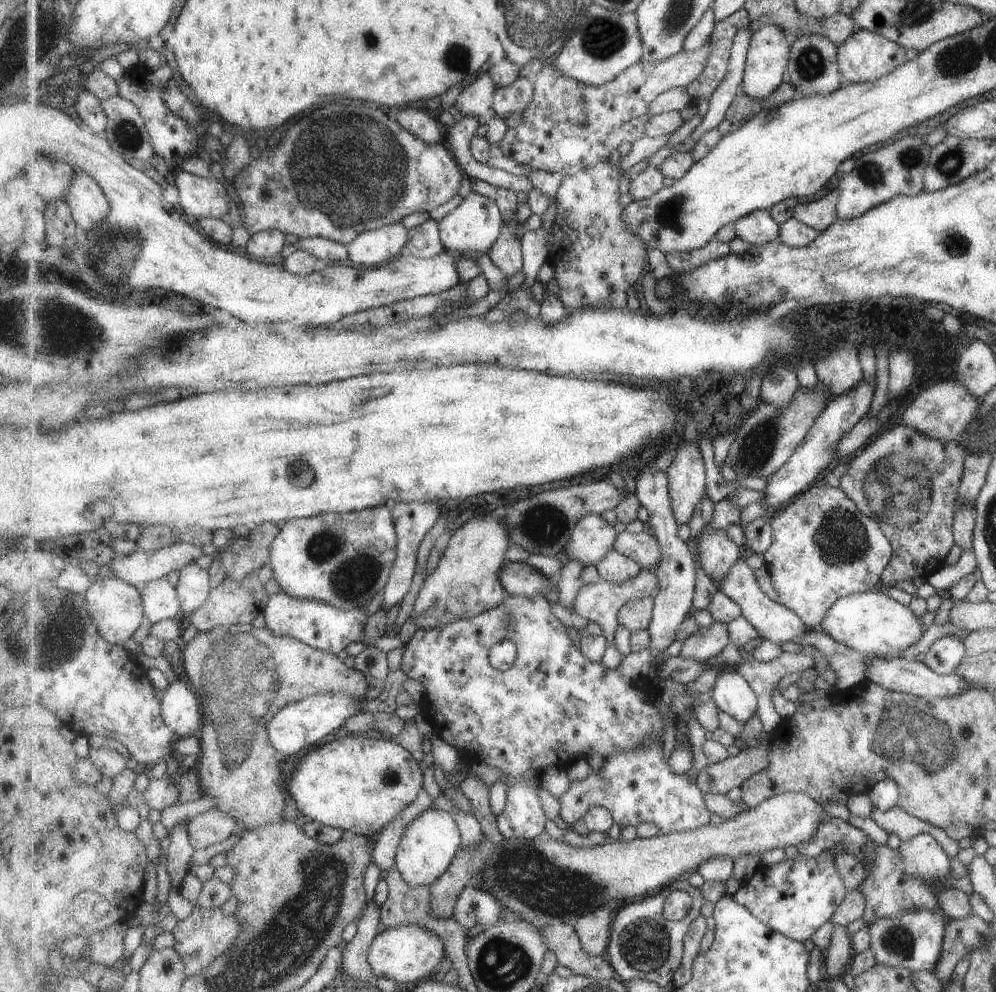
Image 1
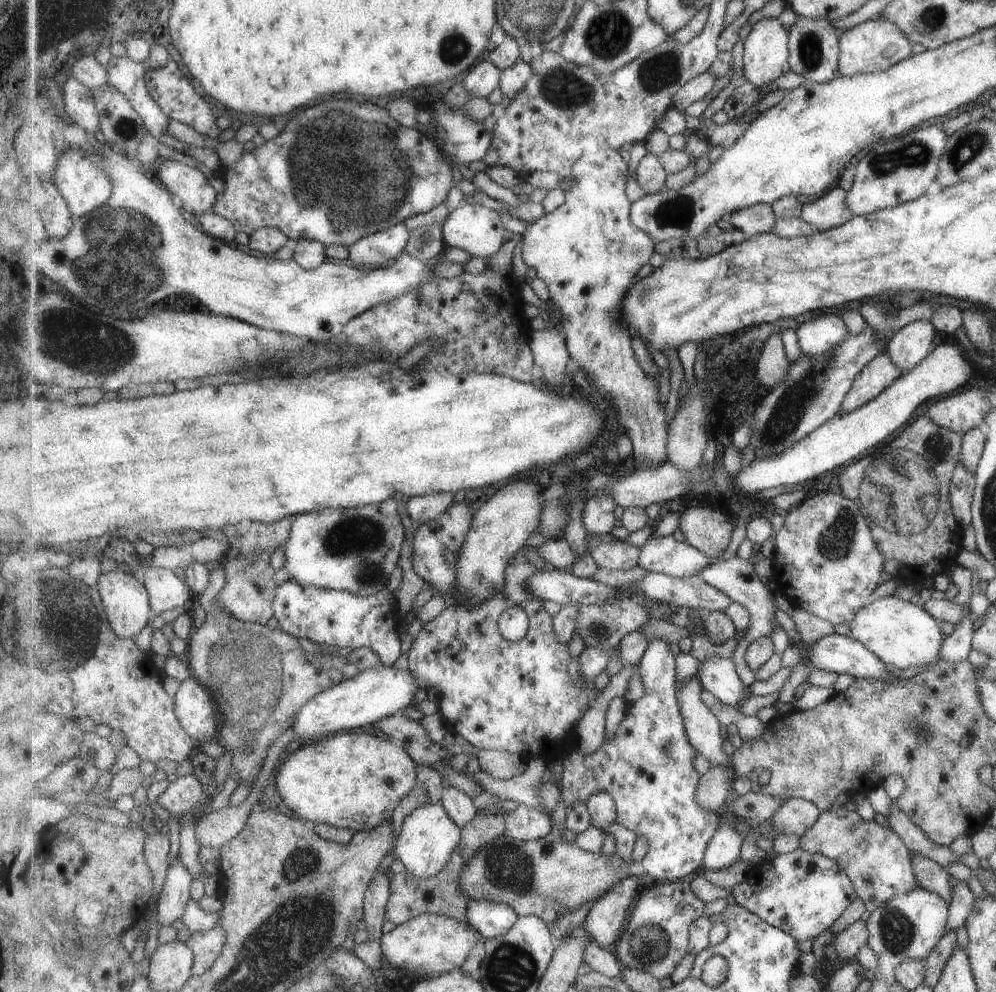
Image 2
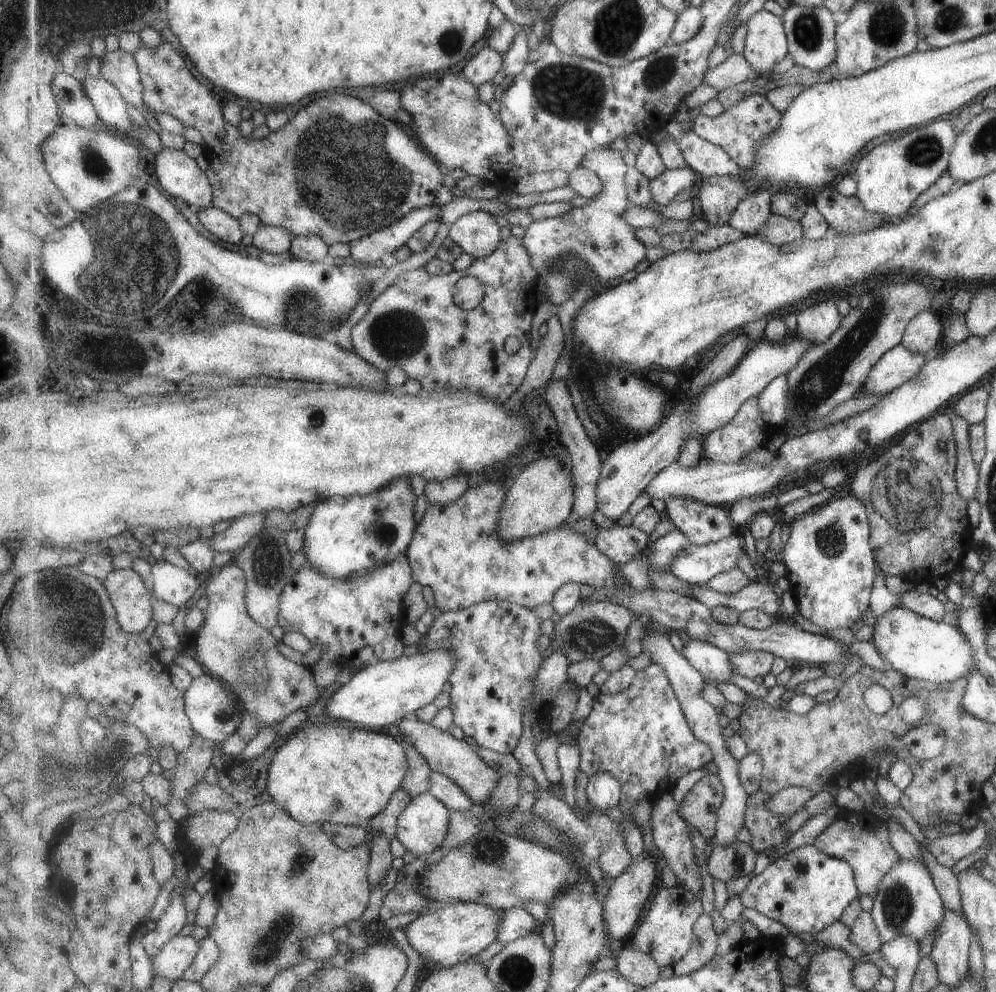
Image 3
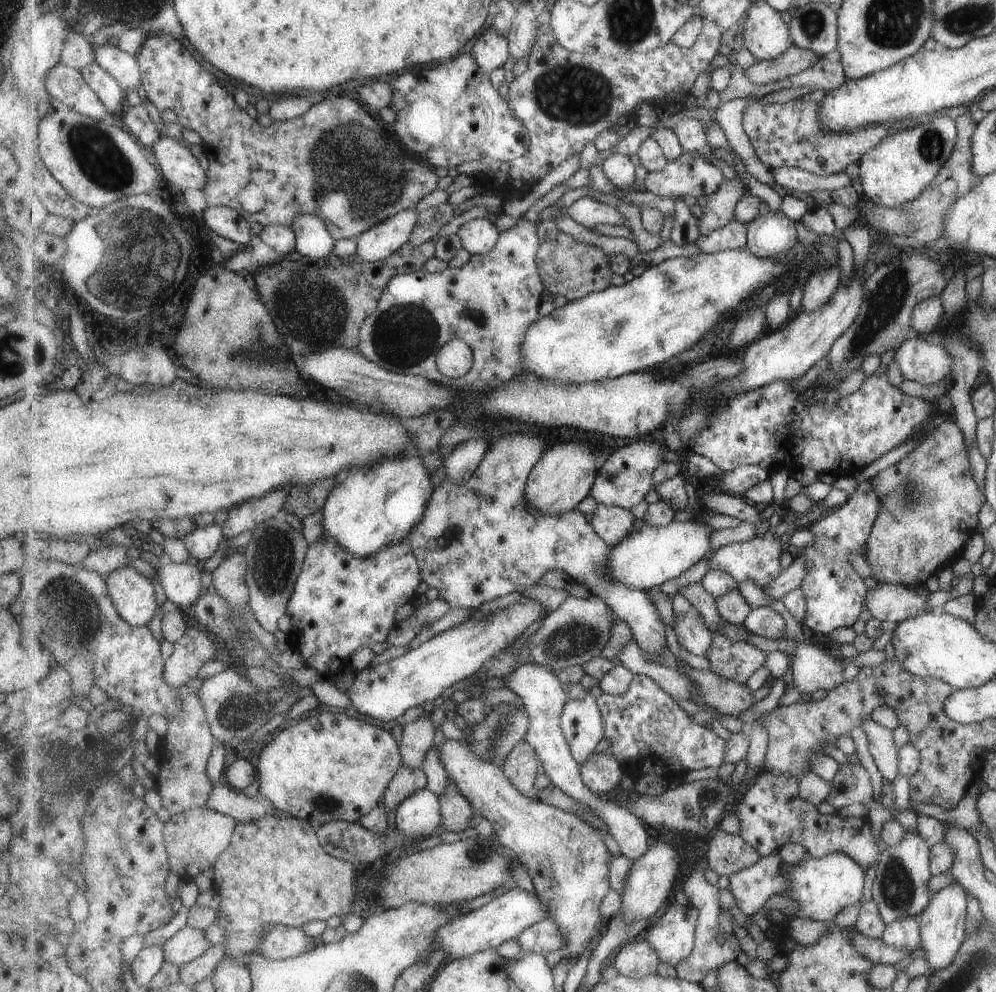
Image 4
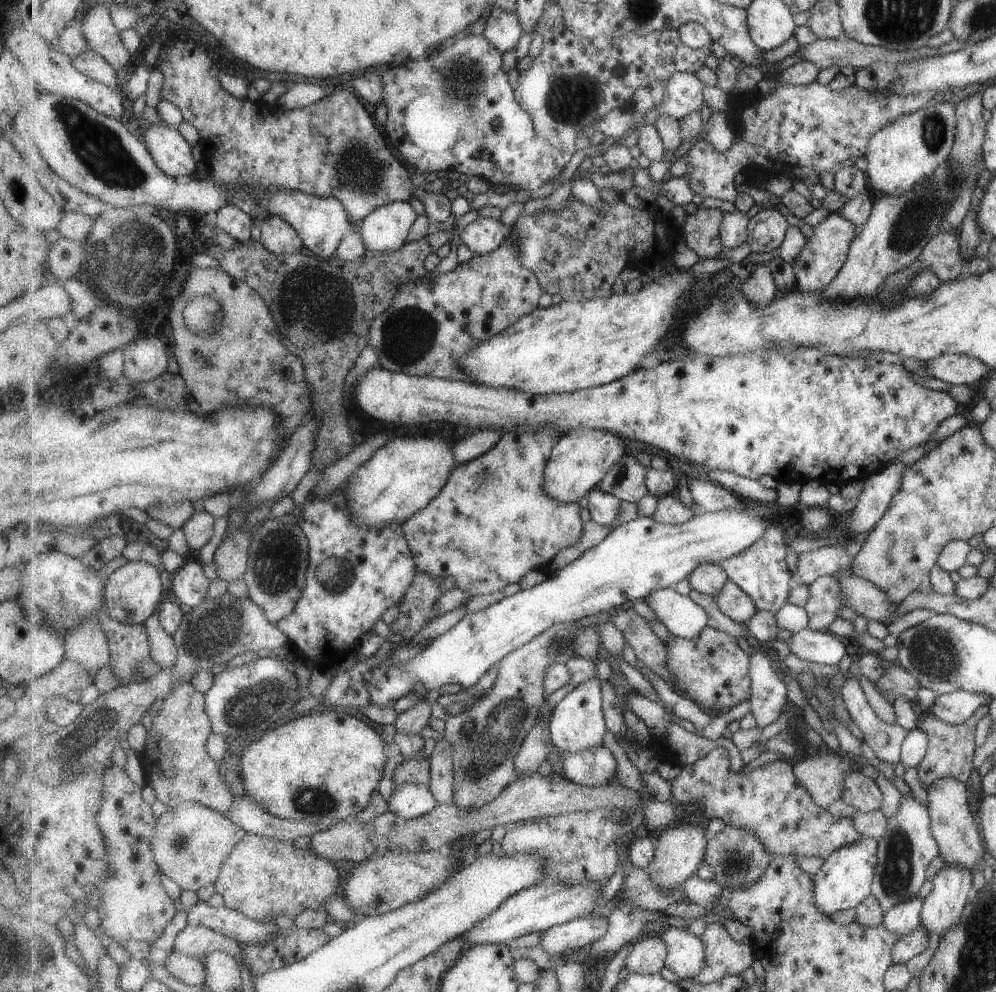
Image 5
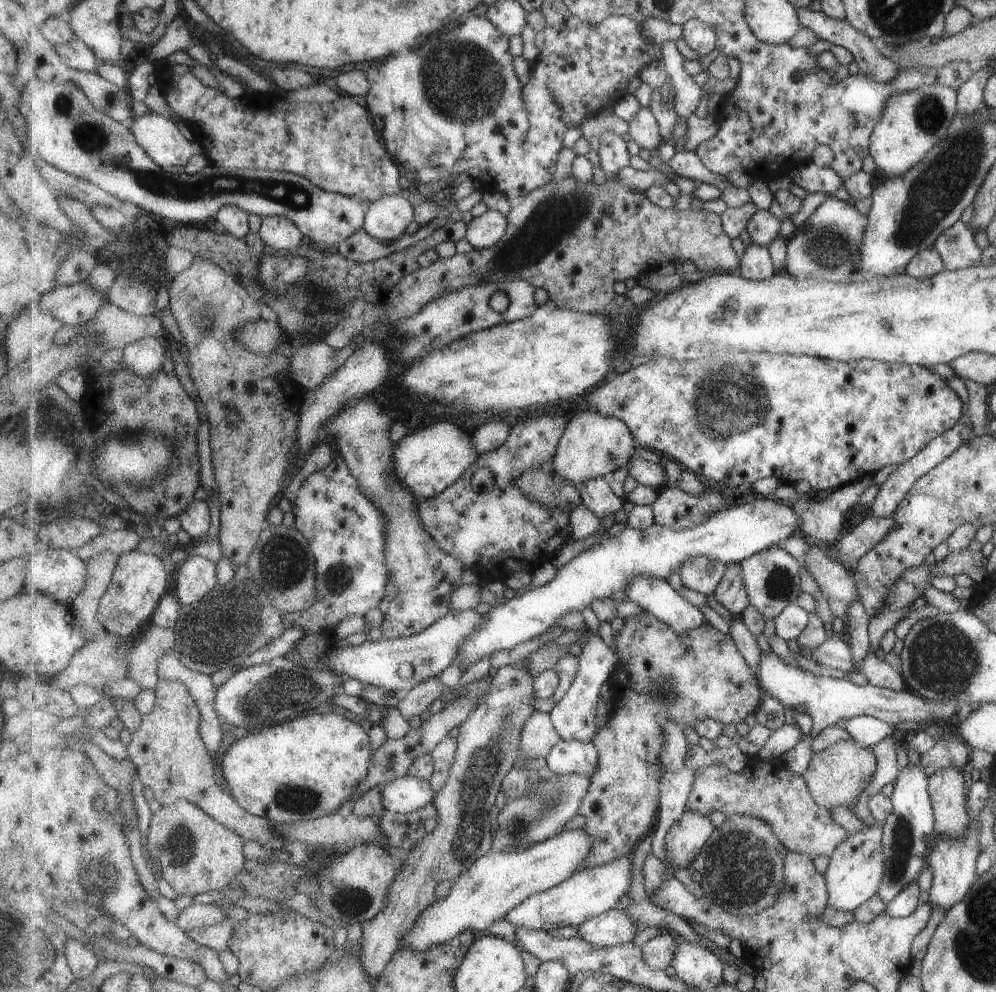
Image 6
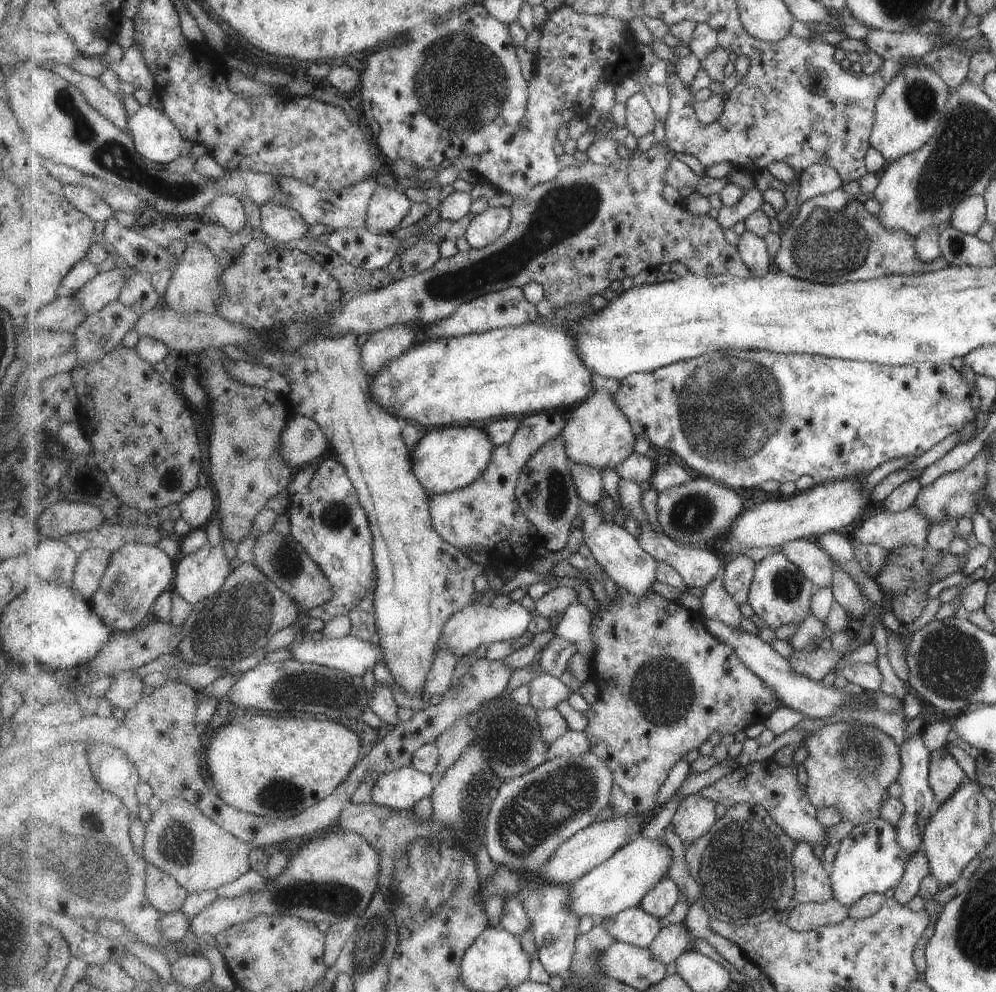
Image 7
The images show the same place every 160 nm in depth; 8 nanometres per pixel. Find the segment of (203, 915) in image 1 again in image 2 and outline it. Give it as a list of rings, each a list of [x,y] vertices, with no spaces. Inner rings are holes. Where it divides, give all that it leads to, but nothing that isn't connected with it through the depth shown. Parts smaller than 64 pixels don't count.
[[[215,926],[210,930],[192,932],[185,941],[194,951],[192,975],[203,975],[215,965],[227,942],[227,930]]]

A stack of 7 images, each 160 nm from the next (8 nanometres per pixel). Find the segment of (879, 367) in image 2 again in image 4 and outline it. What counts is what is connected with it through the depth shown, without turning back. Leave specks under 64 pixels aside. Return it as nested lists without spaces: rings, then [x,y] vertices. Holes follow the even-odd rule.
[[[906,339],[895,350],[893,362],[902,380],[911,380],[921,386],[941,381],[951,372],[951,356],[941,345],[927,344],[924,339]]]

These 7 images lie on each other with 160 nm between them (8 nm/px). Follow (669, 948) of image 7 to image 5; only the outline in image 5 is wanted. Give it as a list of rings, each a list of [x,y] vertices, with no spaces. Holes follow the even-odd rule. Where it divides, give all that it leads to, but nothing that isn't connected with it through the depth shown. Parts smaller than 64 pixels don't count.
[[[654,933],[643,936],[634,944],[624,960],[624,966],[630,973],[657,975],[666,967],[667,958],[667,944],[660,933]]]

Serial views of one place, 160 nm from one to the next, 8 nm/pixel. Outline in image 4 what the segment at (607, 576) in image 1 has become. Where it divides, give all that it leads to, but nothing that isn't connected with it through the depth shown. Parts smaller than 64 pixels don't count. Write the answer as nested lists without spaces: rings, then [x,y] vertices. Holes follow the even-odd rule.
[[[598,504],[592,518],[592,526],[609,547],[619,546],[623,538],[639,532],[645,526],[642,519],[637,520],[629,510],[617,506]]]

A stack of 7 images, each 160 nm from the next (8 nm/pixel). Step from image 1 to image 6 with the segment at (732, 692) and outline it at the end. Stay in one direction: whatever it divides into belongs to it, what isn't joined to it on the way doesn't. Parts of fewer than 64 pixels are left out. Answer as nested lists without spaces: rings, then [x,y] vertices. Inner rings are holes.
[[[637,576],[627,586],[626,595],[647,613],[670,624],[678,634],[684,634],[687,630],[707,623],[700,608],[685,600],[668,580]]]

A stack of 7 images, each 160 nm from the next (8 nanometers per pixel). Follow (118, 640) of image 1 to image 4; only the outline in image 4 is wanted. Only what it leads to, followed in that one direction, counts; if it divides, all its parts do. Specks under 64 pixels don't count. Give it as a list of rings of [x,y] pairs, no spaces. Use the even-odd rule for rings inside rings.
[[[122,567],[106,578],[110,599],[119,615],[132,626],[145,626],[153,620],[162,594],[156,579]]]

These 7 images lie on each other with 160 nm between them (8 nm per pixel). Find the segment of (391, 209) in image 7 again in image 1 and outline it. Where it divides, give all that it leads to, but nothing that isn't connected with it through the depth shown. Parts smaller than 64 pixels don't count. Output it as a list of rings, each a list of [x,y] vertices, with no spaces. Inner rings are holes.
[[[393,223],[382,226],[378,229],[371,229],[359,234],[353,241],[348,244],[350,252],[350,260],[361,267],[377,266],[377,264],[385,264],[393,256],[402,254],[402,248],[410,240],[410,230],[402,223]]]

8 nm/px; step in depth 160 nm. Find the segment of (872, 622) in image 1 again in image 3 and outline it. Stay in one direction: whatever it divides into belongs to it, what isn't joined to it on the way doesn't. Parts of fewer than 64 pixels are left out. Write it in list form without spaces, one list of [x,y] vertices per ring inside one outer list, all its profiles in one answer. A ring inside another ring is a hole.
[[[898,605],[875,618],[870,641],[888,667],[906,678],[931,683],[954,682],[975,668],[971,647],[955,626],[924,618]]]

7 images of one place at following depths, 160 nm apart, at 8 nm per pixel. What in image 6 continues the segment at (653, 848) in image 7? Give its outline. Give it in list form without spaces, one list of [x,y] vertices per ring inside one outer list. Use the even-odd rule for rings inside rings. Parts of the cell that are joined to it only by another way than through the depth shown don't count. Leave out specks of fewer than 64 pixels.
[[[627,855],[597,868],[583,869],[558,886],[533,894],[525,902],[507,912],[505,918],[513,922],[516,927],[545,930],[545,932],[559,926],[580,926],[583,922],[617,906],[617,902],[623,896],[628,896],[631,884],[633,884],[633,857]]]

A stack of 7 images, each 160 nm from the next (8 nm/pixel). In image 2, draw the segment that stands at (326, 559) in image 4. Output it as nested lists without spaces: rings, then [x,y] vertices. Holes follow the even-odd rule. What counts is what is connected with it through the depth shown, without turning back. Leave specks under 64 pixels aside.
[[[289,580],[278,586],[278,592],[273,600],[274,618],[280,623],[281,630],[299,639],[308,639],[319,645],[334,648],[357,650],[361,647],[371,648],[379,654],[384,666],[391,666],[401,658],[400,623],[402,618],[397,613],[394,598],[394,585],[383,588],[379,594],[361,598],[347,590],[323,590],[316,586],[303,586],[295,580]]]

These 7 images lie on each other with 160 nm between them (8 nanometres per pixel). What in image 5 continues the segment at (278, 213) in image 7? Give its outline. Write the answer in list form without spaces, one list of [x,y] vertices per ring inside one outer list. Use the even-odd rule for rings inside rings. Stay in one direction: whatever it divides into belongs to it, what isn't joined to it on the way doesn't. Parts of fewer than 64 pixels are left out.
[[[271,215],[260,224],[262,244],[274,254],[292,254],[304,247],[297,230],[281,216]]]

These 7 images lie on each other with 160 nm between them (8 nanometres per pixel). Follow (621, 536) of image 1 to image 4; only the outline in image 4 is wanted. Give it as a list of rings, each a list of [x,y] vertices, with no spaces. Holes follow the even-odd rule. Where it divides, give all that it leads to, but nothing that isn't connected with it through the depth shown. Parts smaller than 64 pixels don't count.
[[[779,509],[772,510],[770,516],[771,526],[763,536],[757,536],[751,541],[743,543],[729,544],[714,552],[712,549],[709,550],[705,554],[708,568],[731,574],[739,583],[751,580],[759,589],[765,590],[781,572],[784,572],[783,568],[781,568],[781,555],[786,549],[785,537],[777,538],[777,524],[781,523],[782,516],[782,512]]]

